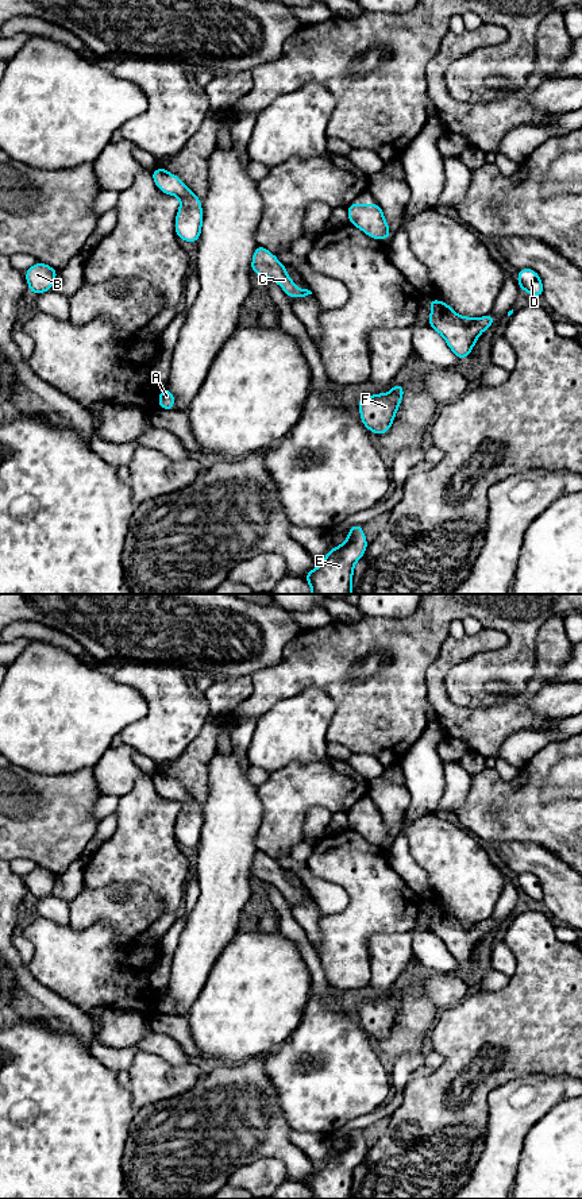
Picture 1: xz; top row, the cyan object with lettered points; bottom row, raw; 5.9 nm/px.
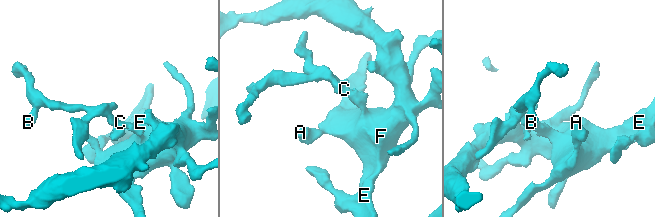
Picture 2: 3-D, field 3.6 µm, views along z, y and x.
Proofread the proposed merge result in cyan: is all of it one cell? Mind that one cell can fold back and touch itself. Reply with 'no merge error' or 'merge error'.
no merge error

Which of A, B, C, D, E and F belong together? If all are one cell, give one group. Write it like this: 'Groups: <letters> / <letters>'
Groups: A B C D E F

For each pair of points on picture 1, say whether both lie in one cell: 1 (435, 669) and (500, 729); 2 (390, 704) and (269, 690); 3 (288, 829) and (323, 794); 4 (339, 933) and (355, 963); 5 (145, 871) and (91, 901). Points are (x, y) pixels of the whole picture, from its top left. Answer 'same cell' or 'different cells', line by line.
1: same cell
2: same cell
3: same cell
4: same cell
5: different cells

